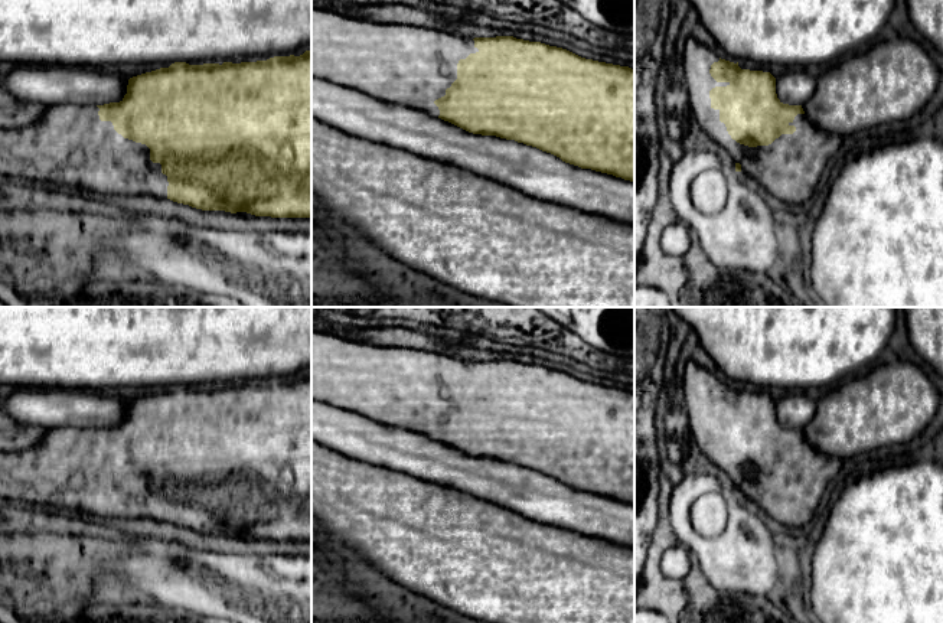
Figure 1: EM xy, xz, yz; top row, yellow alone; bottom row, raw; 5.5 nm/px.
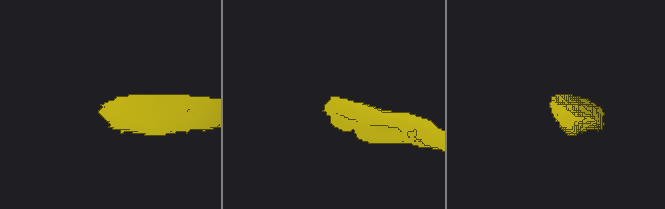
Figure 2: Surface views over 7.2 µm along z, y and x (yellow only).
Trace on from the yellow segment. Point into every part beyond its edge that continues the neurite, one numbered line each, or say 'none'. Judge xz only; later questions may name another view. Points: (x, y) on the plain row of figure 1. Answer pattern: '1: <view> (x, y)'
1: xz (400, 387)

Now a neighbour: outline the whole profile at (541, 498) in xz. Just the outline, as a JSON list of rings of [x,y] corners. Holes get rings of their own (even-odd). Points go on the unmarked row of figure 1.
[[[311,399],[311,438],[355,460],[446,485],[539,523],[572,529],[581,535],[634,548],[634,505],[581,492],[536,470],[496,459],[473,457],[422,433],[389,427],[353,411],[314,399]]]

